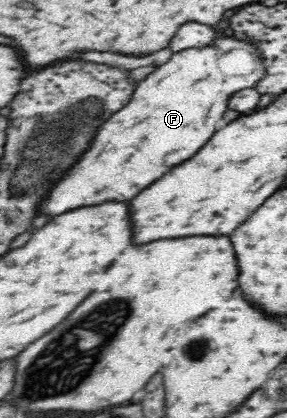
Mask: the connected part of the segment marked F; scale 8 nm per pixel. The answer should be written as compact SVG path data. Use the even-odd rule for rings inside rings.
M225 25L220 27L219 35L214 37L206 46L190 47L173 52L166 62L158 65L144 80L140 81L132 100L112 114L98 132L92 150L118 150L118 152L86 152L84 158L70 170L64 180L52 190L50 200L44 206L44 212L62 214L72 210L74 206L98 204L104 200L130 200L140 194L146 186L166 174L172 166L188 160L194 152L198 152L208 138L212 138L218 120L222 120L224 112L228 109L228 100L234 92L244 88L254 88L264 80L268 74L264 57L260 47L250 41L236 37Z

